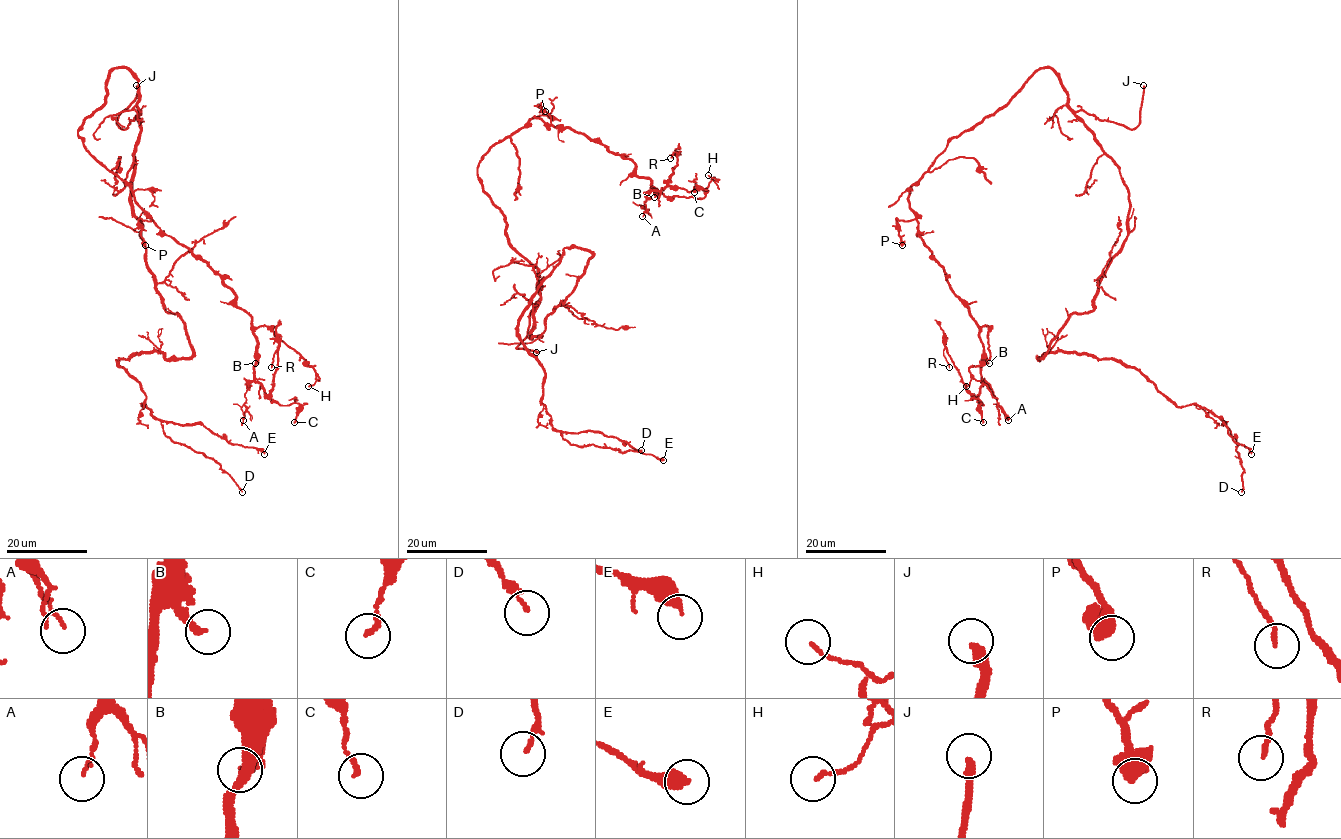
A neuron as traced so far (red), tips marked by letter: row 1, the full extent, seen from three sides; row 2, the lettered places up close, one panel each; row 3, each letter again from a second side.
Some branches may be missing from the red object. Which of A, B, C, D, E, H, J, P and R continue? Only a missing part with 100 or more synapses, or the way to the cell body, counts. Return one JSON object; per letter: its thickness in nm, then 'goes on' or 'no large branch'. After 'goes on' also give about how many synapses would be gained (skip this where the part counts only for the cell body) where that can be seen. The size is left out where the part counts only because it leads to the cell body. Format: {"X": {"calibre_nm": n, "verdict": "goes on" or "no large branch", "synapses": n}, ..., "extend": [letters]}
{"A": {"calibre_nm": 110, "verdict": "no large branch"}, "B": {"calibre_nm": 190, "verdict": "no large branch"}, "C": {"calibre_nm": 180, "verdict": "no large branch"}, "D": {"calibre_nm": 130, "verdict": "no large branch"}, "E": {"calibre_nm": 360, "verdict": "no large branch"}, "H": {"calibre_nm": 120, "verdict": "no large branch"}, "J": {"calibre_nm": 300, "verdict": "goes on"}, "P": {"calibre_nm": 460, "verdict": "no large branch"}, "R": {"calibre_nm": 140, "verdict": "no large branch"}, "extend": ["J"]}

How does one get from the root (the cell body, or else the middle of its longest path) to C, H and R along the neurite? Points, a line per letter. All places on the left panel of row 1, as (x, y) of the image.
C: (140, 131), (138, 80), (114, 68), (83, 146), (236, 295), (255, 380), (299, 404), (294, 422)
H: (140, 131), (138, 80), (114, 68), (83, 146), (314, 369), (308, 386)
R: (140, 131), (138, 80), (114, 68), (83, 146), (236, 295), (267, 396), (277, 348), (271, 367)

